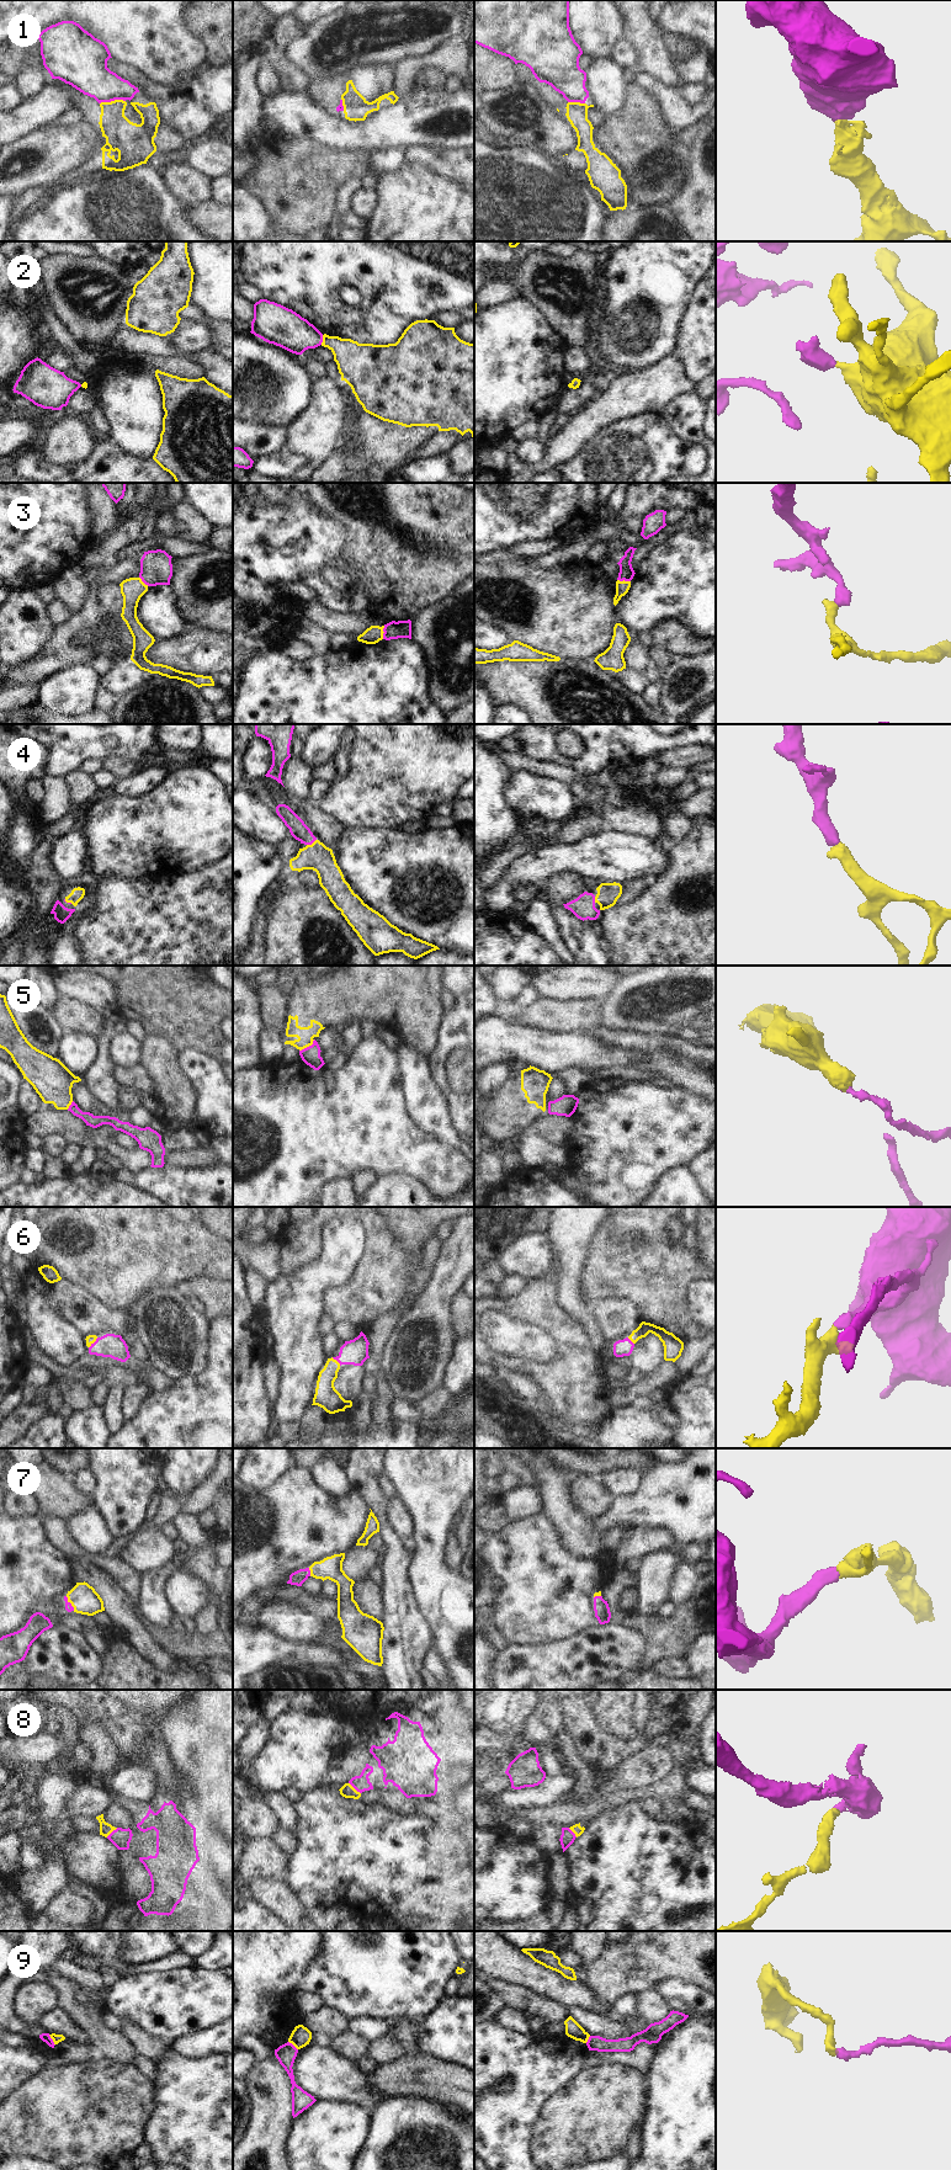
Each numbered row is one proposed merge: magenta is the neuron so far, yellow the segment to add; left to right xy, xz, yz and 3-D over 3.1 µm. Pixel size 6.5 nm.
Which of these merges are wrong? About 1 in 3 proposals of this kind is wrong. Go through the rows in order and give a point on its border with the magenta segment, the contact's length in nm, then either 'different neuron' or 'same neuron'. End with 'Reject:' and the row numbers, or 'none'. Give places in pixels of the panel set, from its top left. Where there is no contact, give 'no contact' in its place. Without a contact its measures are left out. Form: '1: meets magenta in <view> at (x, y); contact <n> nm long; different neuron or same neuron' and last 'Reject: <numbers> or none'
1: meets magenta in xy at (112, 100); contact 170 nm long; different neuron
2: meets magenta in xz at (322, 340); contact 70 nm long; same neuron
3: meets magenta in xz at (383, 631); contact 90 nm long; different neuron
4: meets magenta in xz at (311, 844); contact 80 nm long; same neuron
5: meets magenta in xz at (307, 1047); contact 130 nm long; different neuron
6: meets magenta in xy at (94, 1343); contact 90 nm long; same neuron
7: meets magenta in xz at (309, 1572); contact 60 nm long; same neuron
8: meets magenta in xz at (355, 1788); contact 110 nm long; same neuron
9: meets magenta in xy at (52, 2040); contact 80 nm long; different neuron
Reject: 1, 3, 5, 9

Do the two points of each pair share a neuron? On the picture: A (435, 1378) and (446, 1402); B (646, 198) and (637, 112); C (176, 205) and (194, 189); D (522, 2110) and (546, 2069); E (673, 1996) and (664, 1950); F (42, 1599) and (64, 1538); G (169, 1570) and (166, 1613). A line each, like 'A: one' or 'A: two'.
A: two
B: one
C: two
D: one
E: two
F: two
G: one

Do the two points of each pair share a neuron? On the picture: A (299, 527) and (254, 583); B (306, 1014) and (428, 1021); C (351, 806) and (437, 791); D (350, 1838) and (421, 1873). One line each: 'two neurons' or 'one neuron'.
A: one neuron
B: one neuron
C: one neuron
D: one neuron

